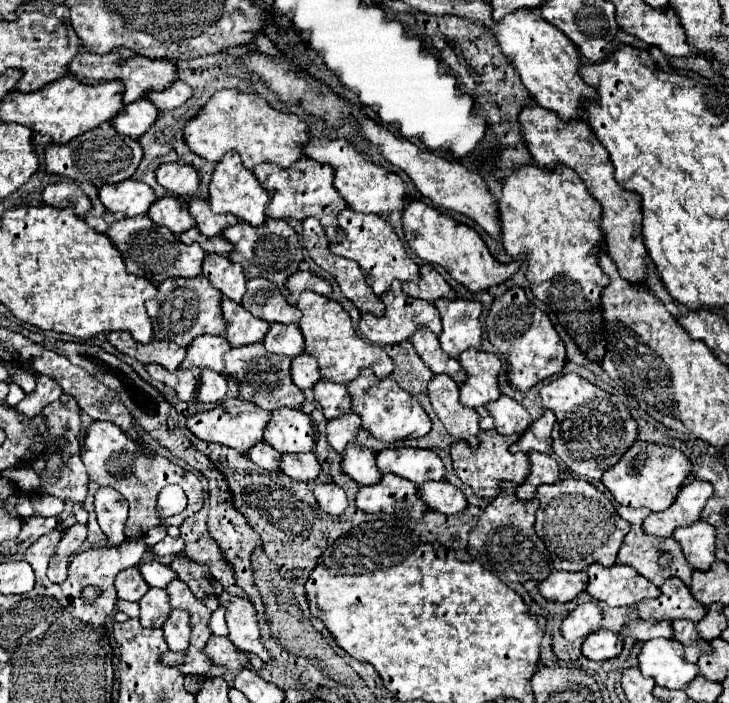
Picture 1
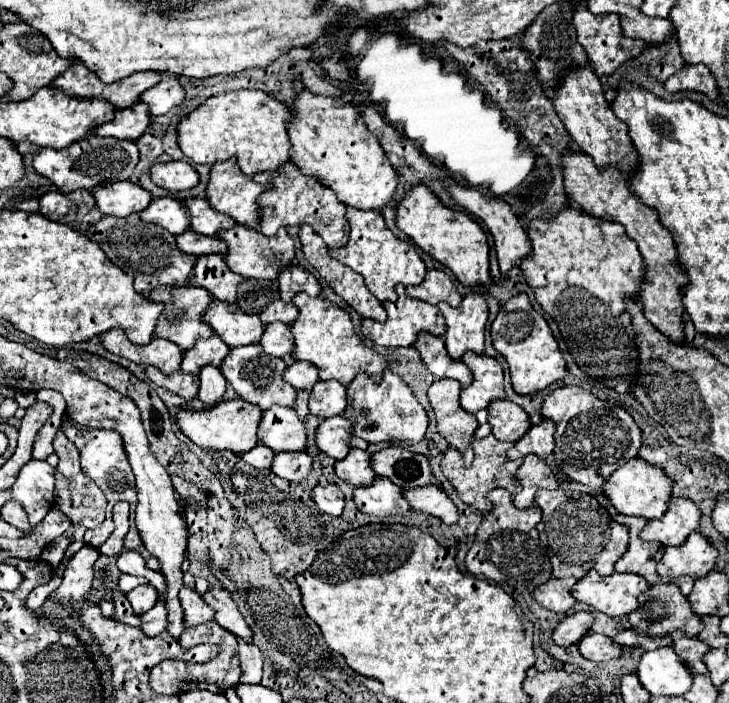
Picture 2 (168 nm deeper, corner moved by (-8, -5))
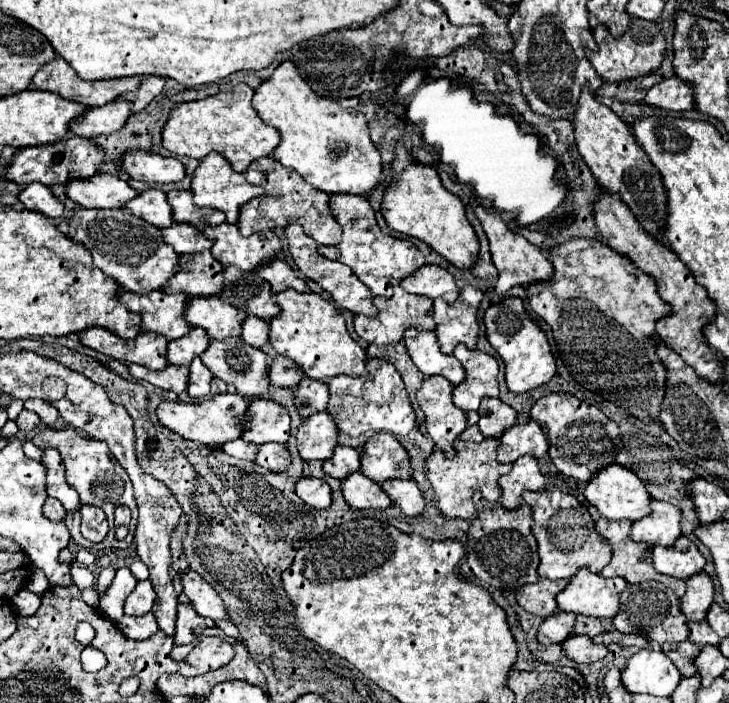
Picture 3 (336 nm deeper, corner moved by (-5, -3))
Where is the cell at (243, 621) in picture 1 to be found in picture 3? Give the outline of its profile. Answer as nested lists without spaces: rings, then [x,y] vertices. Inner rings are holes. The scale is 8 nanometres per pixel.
[[[185,571],[185,573],[179,573],[179,577],[181,577],[183,593],[189,597],[191,605],[201,617],[207,617],[211,621],[229,619],[223,607],[223,599],[213,591],[213,587],[199,573]]]

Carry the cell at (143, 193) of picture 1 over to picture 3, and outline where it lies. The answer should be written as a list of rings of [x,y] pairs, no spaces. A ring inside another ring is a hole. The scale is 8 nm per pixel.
[[[101,173],[93,179],[71,179],[65,185],[65,195],[85,209],[119,209],[137,195],[125,179]]]

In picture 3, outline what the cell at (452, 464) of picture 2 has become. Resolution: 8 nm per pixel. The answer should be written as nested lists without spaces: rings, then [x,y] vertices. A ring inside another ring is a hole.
[[[483,439],[481,443],[471,443],[471,441],[457,441],[455,443],[455,457],[453,459],[445,459],[445,455],[441,451],[433,451],[427,461],[427,479],[433,487],[433,501],[435,507],[439,511],[439,515],[443,515],[445,519],[467,519],[471,521],[477,511],[475,505],[471,501],[475,491],[481,491],[483,499],[487,501],[497,501],[501,497],[501,491],[497,489],[497,481],[501,475],[509,473],[513,465],[501,465],[497,461],[497,439]]]

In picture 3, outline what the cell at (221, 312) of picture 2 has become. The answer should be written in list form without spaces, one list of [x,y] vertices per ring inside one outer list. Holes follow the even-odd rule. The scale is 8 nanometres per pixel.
[[[217,295],[211,297],[191,297],[185,309],[185,319],[193,327],[203,327],[209,339],[225,339],[231,335],[241,335],[241,321],[245,311],[223,303]]]

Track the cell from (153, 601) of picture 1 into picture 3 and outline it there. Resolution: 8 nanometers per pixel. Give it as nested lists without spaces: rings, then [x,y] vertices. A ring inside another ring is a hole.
[[[145,613],[145,615],[139,615],[139,617],[123,615],[115,625],[121,631],[121,635],[135,639],[135,641],[149,639],[157,631],[157,621],[151,613]]]

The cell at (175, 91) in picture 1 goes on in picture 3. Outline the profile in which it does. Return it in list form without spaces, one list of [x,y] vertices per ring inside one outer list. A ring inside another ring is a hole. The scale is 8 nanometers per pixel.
[[[147,75],[143,77],[141,81],[141,87],[129,97],[129,103],[131,103],[131,111],[137,113],[141,111],[145,105],[149,105],[165,87],[165,77],[155,77],[155,75]]]

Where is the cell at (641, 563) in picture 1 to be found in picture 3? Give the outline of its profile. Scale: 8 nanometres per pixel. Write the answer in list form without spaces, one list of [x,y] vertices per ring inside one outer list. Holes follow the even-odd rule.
[[[599,519],[595,523],[595,529],[597,533],[601,535],[603,541],[607,541],[613,549],[613,557],[611,557],[611,563],[599,573],[601,577],[609,579],[609,577],[623,577],[627,583],[633,583],[633,585],[639,585],[643,581],[659,581],[663,585],[667,585],[669,589],[675,591],[677,597],[683,597],[685,593],[685,581],[683,579],[675,579],[675,577],[669,577],[669,575],[661,575],[653,569],[653,559],[651,559],[651,545],[649,543],[635,543],[631,541],[629,537],[629,529],[631,529],[631,521],[623,519],[623,521],[607,521],[607,519]]]

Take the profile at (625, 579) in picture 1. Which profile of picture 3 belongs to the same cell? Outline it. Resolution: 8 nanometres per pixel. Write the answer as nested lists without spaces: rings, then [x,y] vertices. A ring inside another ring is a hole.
[[[587,569],[577,571],[567,583],[567,587],[557,595],[557,605],[561,611],[591,615],[591,617],[613,617],[619,607],[619,595],[627,587],[621,577],[603,579]]]

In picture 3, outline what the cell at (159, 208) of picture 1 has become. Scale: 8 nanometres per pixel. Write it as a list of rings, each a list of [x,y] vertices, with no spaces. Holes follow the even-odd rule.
[[[147,189],[139,193],[123,209],[129,209],[131,215],[141,217],[147,223],[153,223],[155,227],[169,227],[173,223],[167,195],[161,189]]]

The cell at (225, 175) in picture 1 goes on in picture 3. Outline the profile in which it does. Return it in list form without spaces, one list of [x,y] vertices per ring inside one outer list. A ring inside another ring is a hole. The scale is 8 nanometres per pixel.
[[[209,153],[203,161],[199,161],[199,167],[193,173],[191,179],[191,193],[193,193],[193,201],[199,207],[213,207],[219,209],[227,215],[229,223],[237,223],[239,219],[239,207],[245,205],[249,199],[255,199],[259,195],[263,195],[264,190],[255,185],[249,185],[243,173],[237,173],[229,167],[227,159],[223,159],[219,153]]]

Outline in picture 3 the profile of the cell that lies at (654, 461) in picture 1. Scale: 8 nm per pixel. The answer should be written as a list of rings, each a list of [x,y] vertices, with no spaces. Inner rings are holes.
[[[609,465],[603,467],[601,471],[597,471],[597,475],[593,475],[593,479],[589,481],[589,485],[583,491],[585,499],[597,507],[599,515],[609,519],[609,521],[621,521],[621,519],[629,519],[629,521],[639,521],[645,515],[649,515],[649,503],[651,497],[645,489],[645,485],[639,481],[639,477],[629,471],[627,467],[621,465]]]

